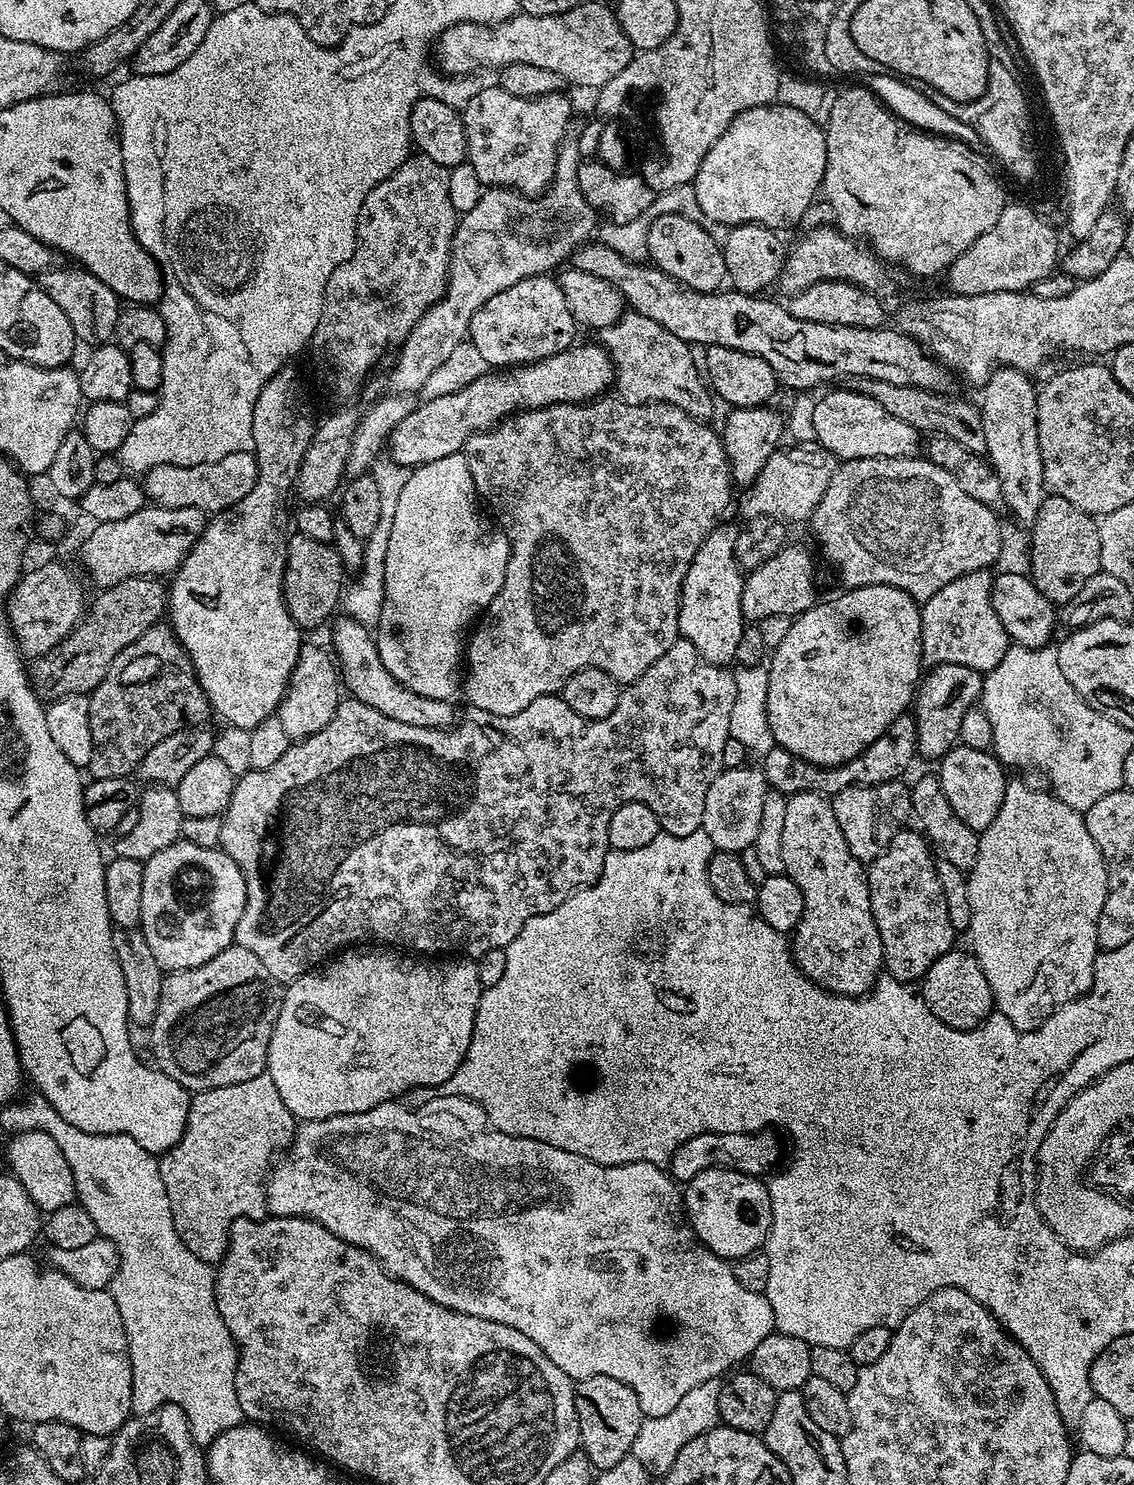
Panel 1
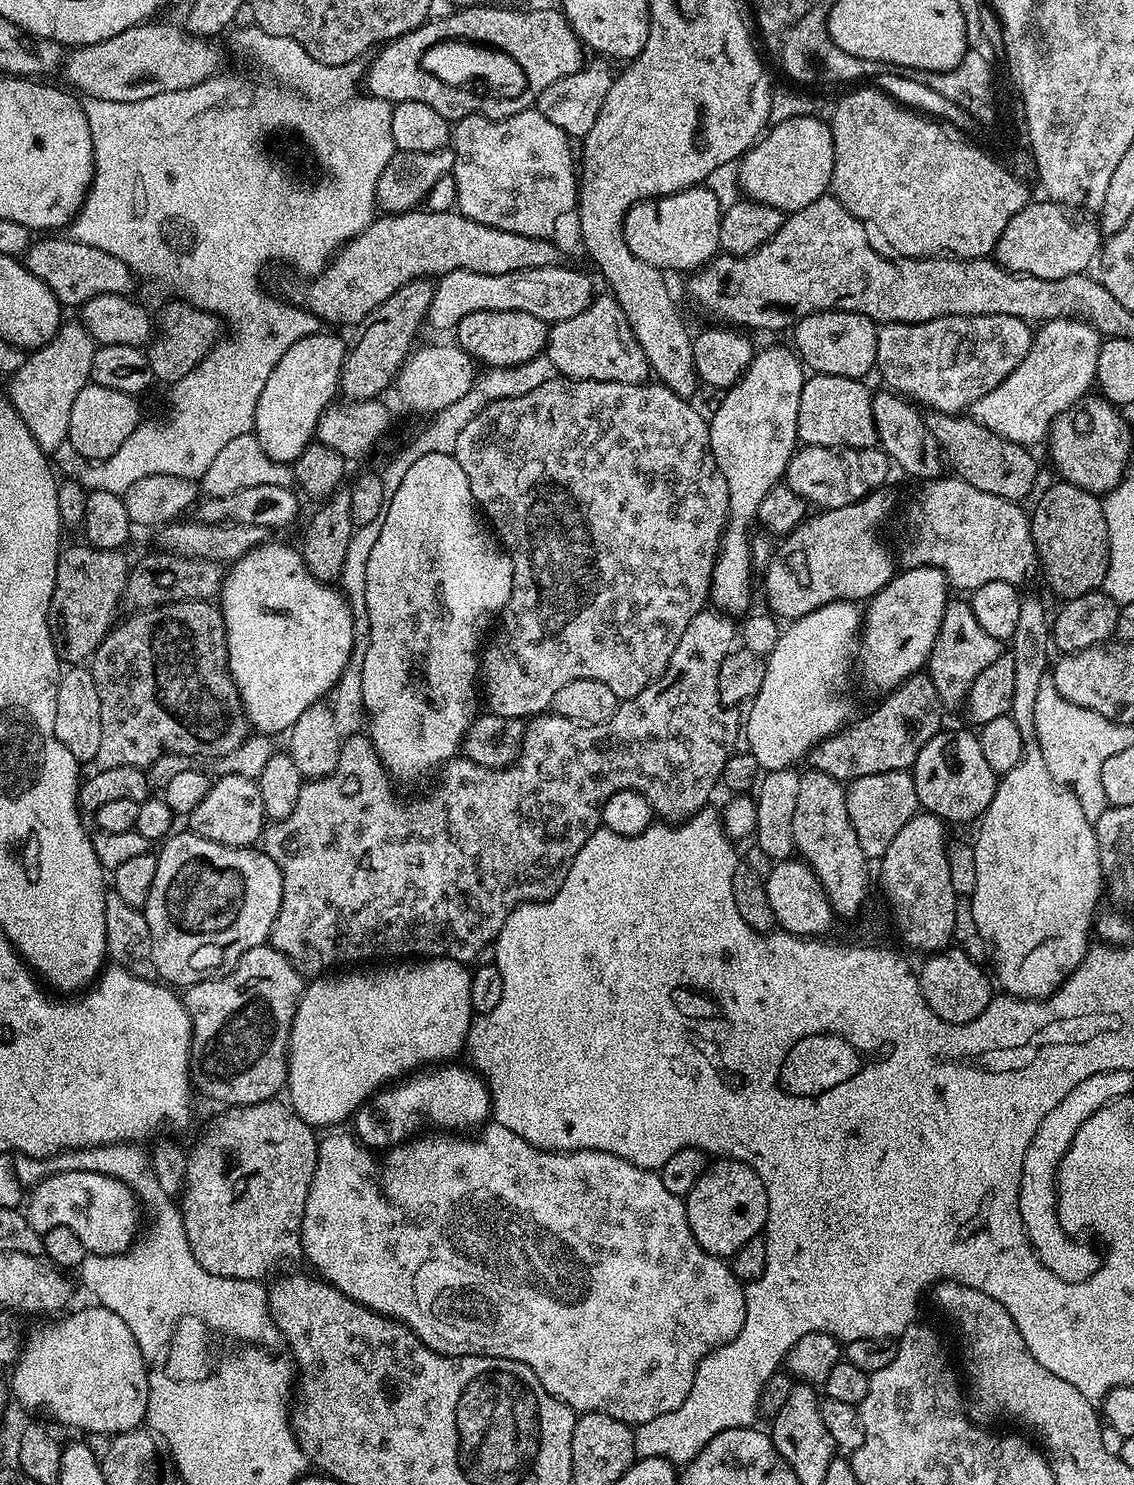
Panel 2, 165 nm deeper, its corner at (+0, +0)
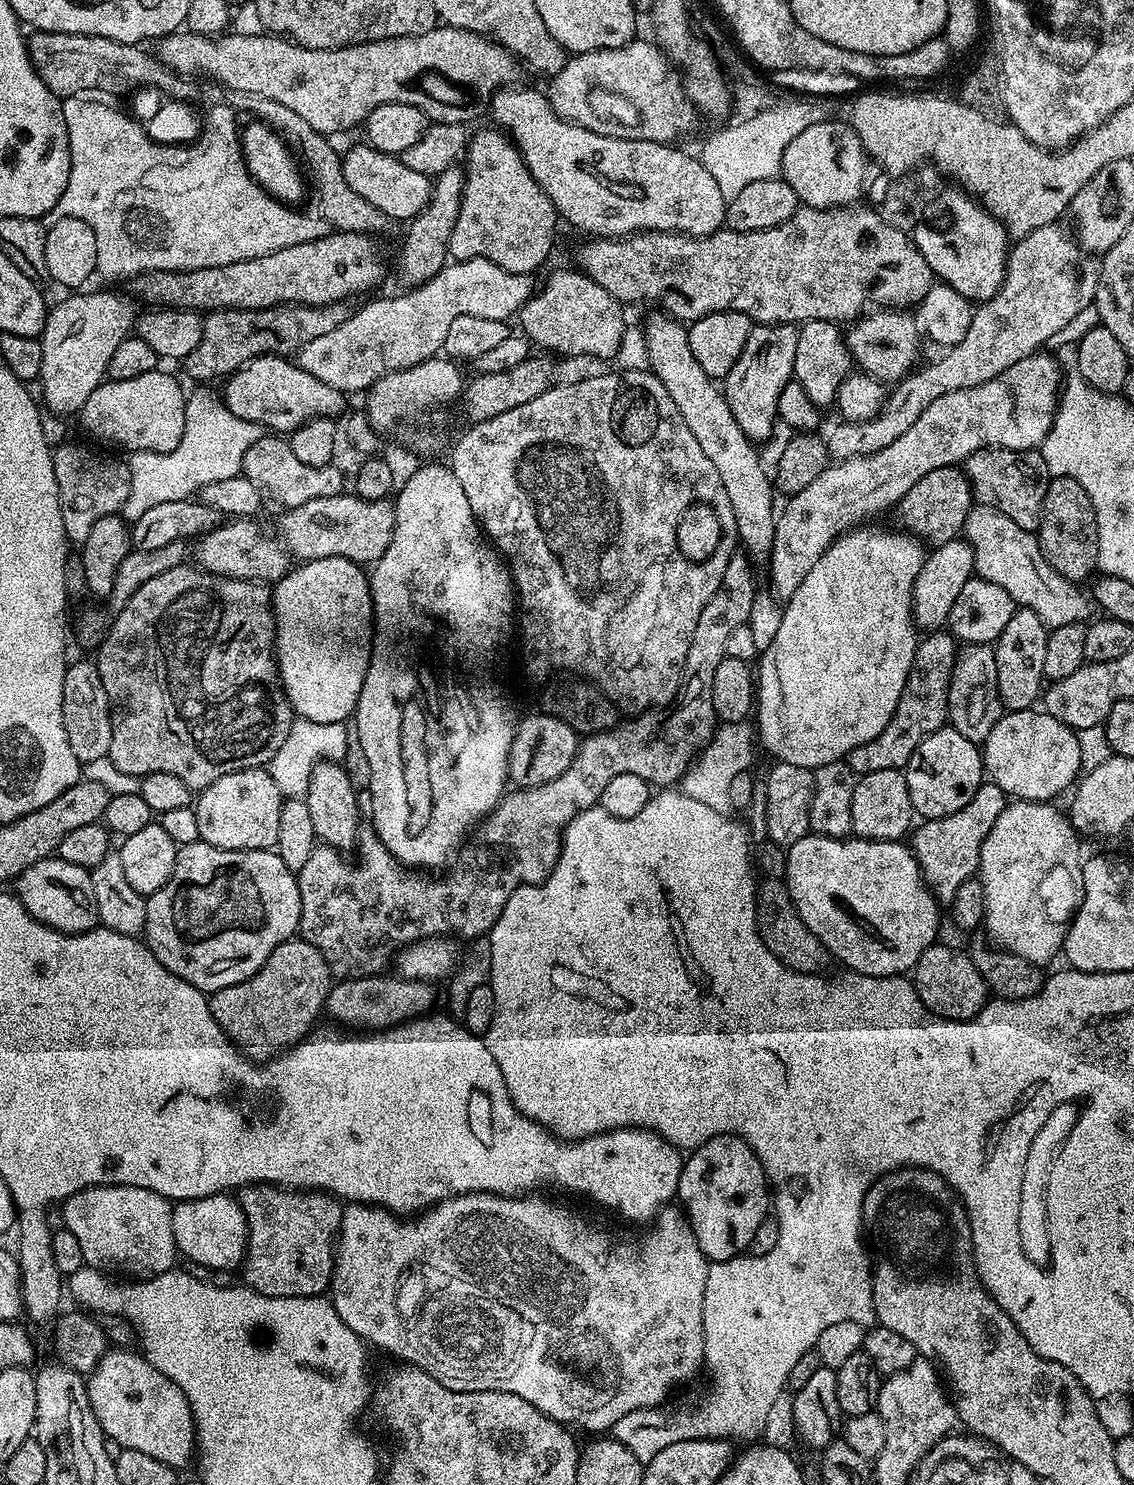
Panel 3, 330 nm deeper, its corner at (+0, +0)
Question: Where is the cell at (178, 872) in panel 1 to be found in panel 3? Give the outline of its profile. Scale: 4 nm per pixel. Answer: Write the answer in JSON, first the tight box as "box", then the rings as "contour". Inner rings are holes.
{"box":[143,839,302,994],"contour":[[[198,839],[193,844],[179,846],[176,853],[176,865],[162,890],[158,890],[153,896],[146,900],[146,922],[144,923],[143,935],[146,937],[148,948],[178,978],[190,982],[205,994],[211,994],[222,990],[226,986],[241,984],[246,978],[250,978],[270,958],[270,954],[282,942],[293,939],[300,931],[300,915],[302,914],[302,898],[298,890],[296,881],[297,873],[291,872],[282,862],[282,858],[274,850],[263,852],[262,850],[250,850],[249,852],[239,852],[238,850],[222,850],[206,843],[205,840]]]}

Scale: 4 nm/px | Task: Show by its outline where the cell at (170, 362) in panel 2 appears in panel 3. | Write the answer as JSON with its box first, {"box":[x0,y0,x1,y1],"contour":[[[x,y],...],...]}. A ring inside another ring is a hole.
{"box":[182,303,350,380],"contour":[[[347,303],[323,304],[315,308],[309,304],[275,304],[272,308],[222,308],[203,317],[202,338],[198,346],[182,361],[184,372],[192,380],[227,378],[259,356],[278,355],[285,358],[298,354],[307,343],[335,330],[350,315]]]}

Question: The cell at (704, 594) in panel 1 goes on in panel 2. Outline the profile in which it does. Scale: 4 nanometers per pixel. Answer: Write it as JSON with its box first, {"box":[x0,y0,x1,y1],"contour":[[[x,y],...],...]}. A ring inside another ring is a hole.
{"box":[708,344,806,618],"contour":[[[776,344],[761,352],[759,349],[742,378],[721,395],[724,397],[716,413],[708,420],[710,450],[718,470],[722,470],[722,478],[726,478],[728,495],[728,520],[716,550],[708,599],[713,609],[732,618],[747,613],[748,603],[752,600],[754,565],[748,527],[756,520],[762,498],[785,479],[792,453],[798,447],[798,398],[802,394],[806,368],[799,355],[788,348]]]}

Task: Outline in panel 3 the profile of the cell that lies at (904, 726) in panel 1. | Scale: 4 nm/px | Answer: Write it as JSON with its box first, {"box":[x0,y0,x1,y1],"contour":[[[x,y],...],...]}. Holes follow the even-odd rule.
{"box":[846,630,958,777],"contour":[[[932,630],[928,636],[919,641],[916,646],[916,657],[908,675],[906,686],[902,690],[902,698],[894,710],[894,718],[870,742],[850,750],[846,758],[850,770],[854,770],[857,777],[874,774],[874,770],[903,769],[918,750],[918,746],[929,736],[945,727],[948,719],[948,684],[952,681],[952,671],[956,665],[958,644],[947,631]]]}

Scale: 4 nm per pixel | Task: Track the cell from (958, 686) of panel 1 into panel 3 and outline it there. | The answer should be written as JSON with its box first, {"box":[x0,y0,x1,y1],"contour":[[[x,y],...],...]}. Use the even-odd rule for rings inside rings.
{"box":[994,607,1049,711],"contour":[[[1017,607],[1014,618],[1010,618],[1006,630],[997,638],[994,647],[998,662],[998,694],[1007,711],[1026,711],[1041,699],[1046,684],[1044,667],[1048,633],[1049,629],[1034,610]]]}

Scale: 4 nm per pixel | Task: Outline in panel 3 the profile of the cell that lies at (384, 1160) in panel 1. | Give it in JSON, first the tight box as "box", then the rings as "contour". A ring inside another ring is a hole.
{"box":[330,1192,709,1434],"contour":[[[467,1192],[465,1196],[449,1196],[447,1200],[441,1200],[438,1204],[433,1204],[427,1210],[419,1213],[415,1218],[401,1218],[397,1213],[389,1212],[386,1208],[373,1206],[371,1204],[349,1203],[344,1208],[344,1217],[340,1223],[338,1239],[334,1244],[334,1255],[336,1265],[332,1268],[332,1283],[330,1285],[330,1299],[334,1310],[338,1310],[338,1318],[358,1334],[365,1345],[373,1349],[381,1348],[384,1352],[389,1352],[392,1356],[397,1356],[397,1361],[405,1365],[421,1368],[426,1374],[430,1374],[442,1386],[446,1386],[455,1392],[481,1392],[482,1390],[494,1390],[495,1392],[509,1392],[518,1394],[518,1398],[526,1398],[530,1406],[542,1410],[551,1420],[557,1420],[559,1424],[571,1426],[573,1429],[585,1428],[588,1434],[604,1434],[618,1422],[618,1418],[630,1414],[630,1410],[655,1409],[668,1395],[672,1388],[679,1384],[684,1384],[696,1371],[705,1367],[704,1362],[704,1327],[702,1326],[702,1298],[706,1294],[706,1274],[708,1273],[709,1259],[698,1246],[698,1238],[694,1238],[694,1230],[688,1225],[688,1217],[676,1206],[665,1206],[661,1208],[656,1219],[651,1221],[648,1233],[644,1236],[644,1241],[635,1240],[632,1236],[615,1236],[612,1232],[607,1232],[604,1228],[599,1228],[596,1224],[591,1224],[584,1216],[579,1216],[572,1208],[567,1208],[564,1204],[555,1204],[552,1200],[547,1200],[544,1194],[528,1194],[523,1198],[520,1196],[495,1196],[493,1192]]]}

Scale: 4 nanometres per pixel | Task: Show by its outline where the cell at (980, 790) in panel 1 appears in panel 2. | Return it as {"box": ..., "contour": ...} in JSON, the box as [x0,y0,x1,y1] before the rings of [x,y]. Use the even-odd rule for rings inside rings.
{"box":[910,730,998,825],"contour":[[[941,730],[934,734],[934,738],[930,738],[922,750],[918,750],[918,758],[910,771],[920,808],[949,825],[979,821],[990,806],[990,798],[994,798],[998,779],[997,772],[990,768],[982,754],[980,738],[975,731]]]}

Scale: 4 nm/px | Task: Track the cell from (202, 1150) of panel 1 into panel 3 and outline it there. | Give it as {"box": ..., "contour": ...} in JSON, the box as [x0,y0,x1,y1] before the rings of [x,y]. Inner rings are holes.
{"box":[238,1184,344,1298],"contour":[[[250,1184],[241,1188],[238,1199],[248,1223],[248,1253],[244,1256],[243,1283],[258,1294],[294,1298],[321,1296],[329,1291],[332,1268],[336,1265],[334,1241],[337,1239],[344,1208],[337,1197],[315,1190],[285,1190],[275,1184]]]}

